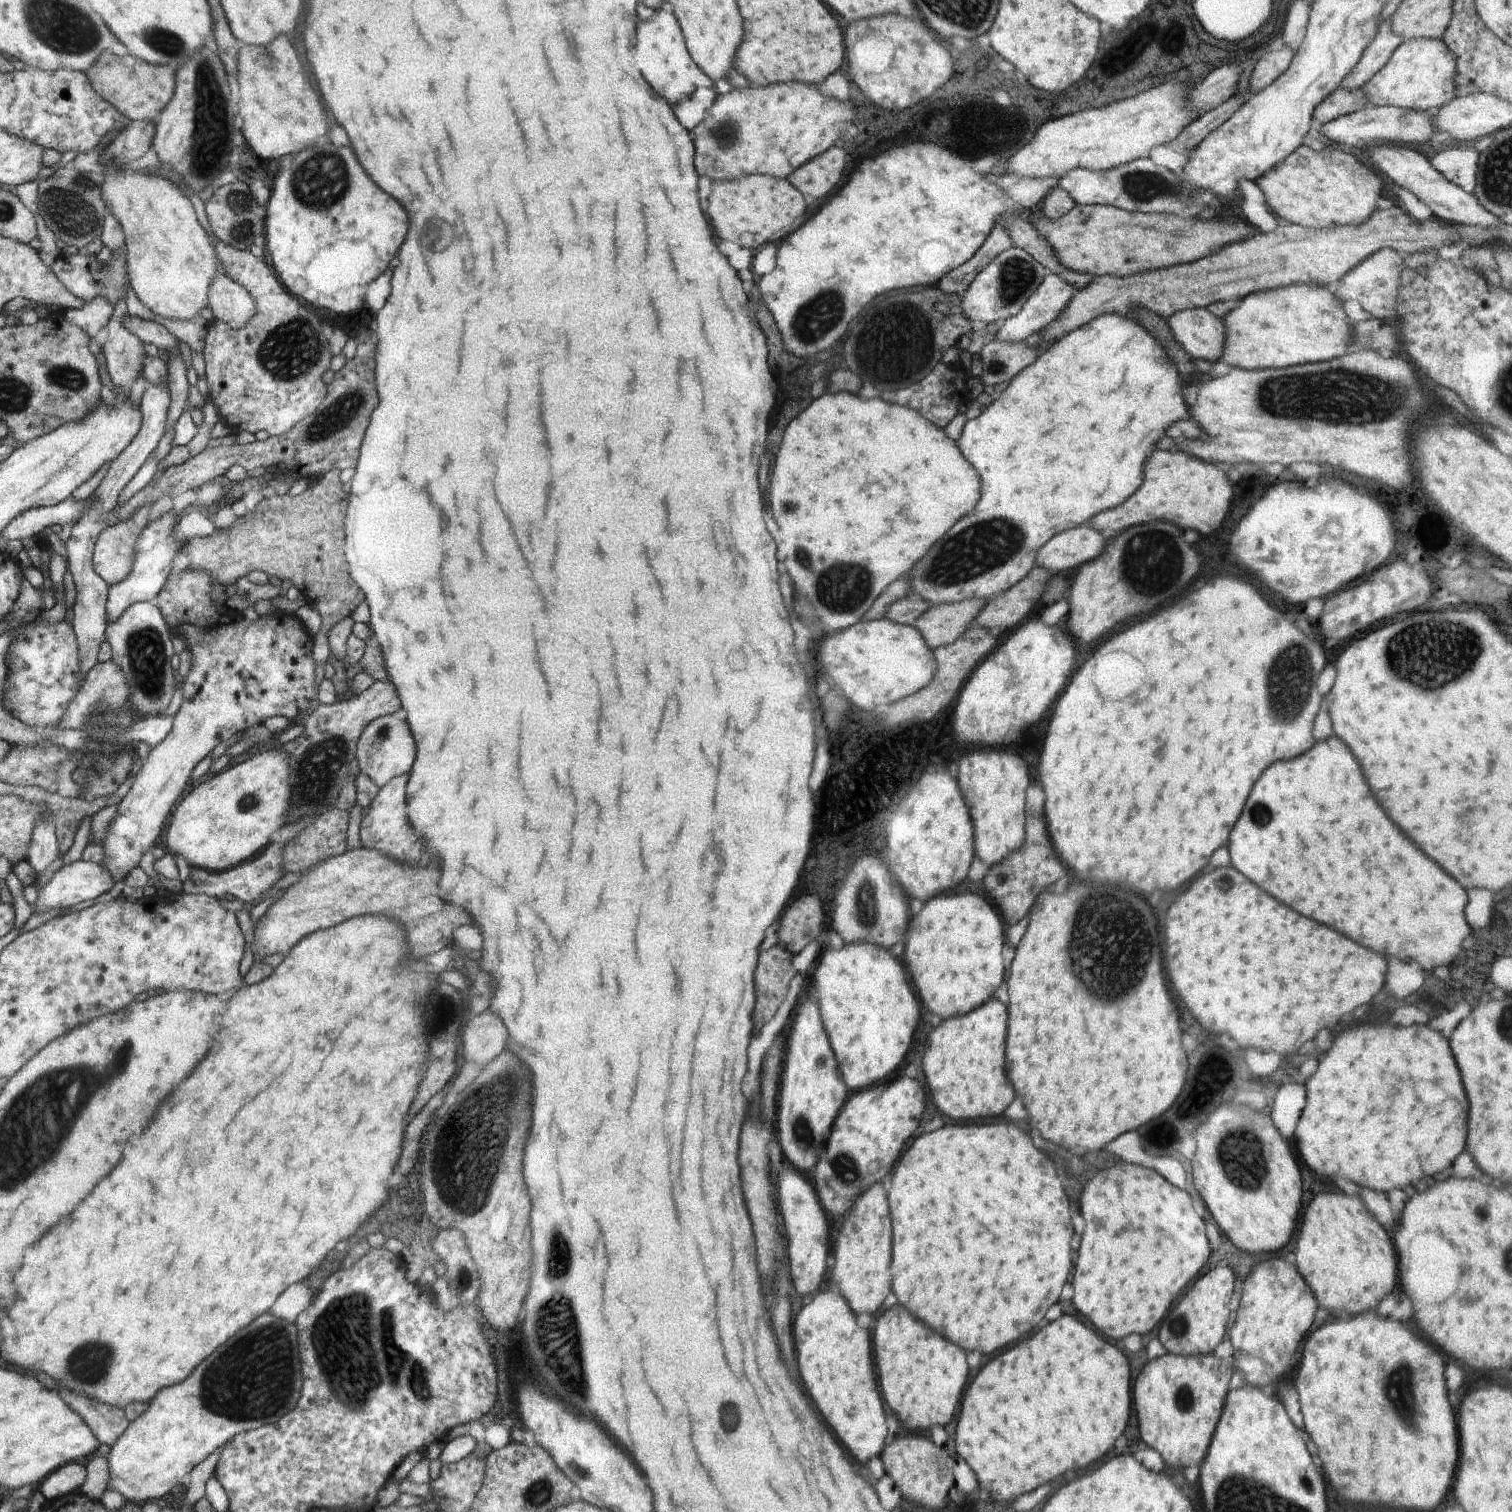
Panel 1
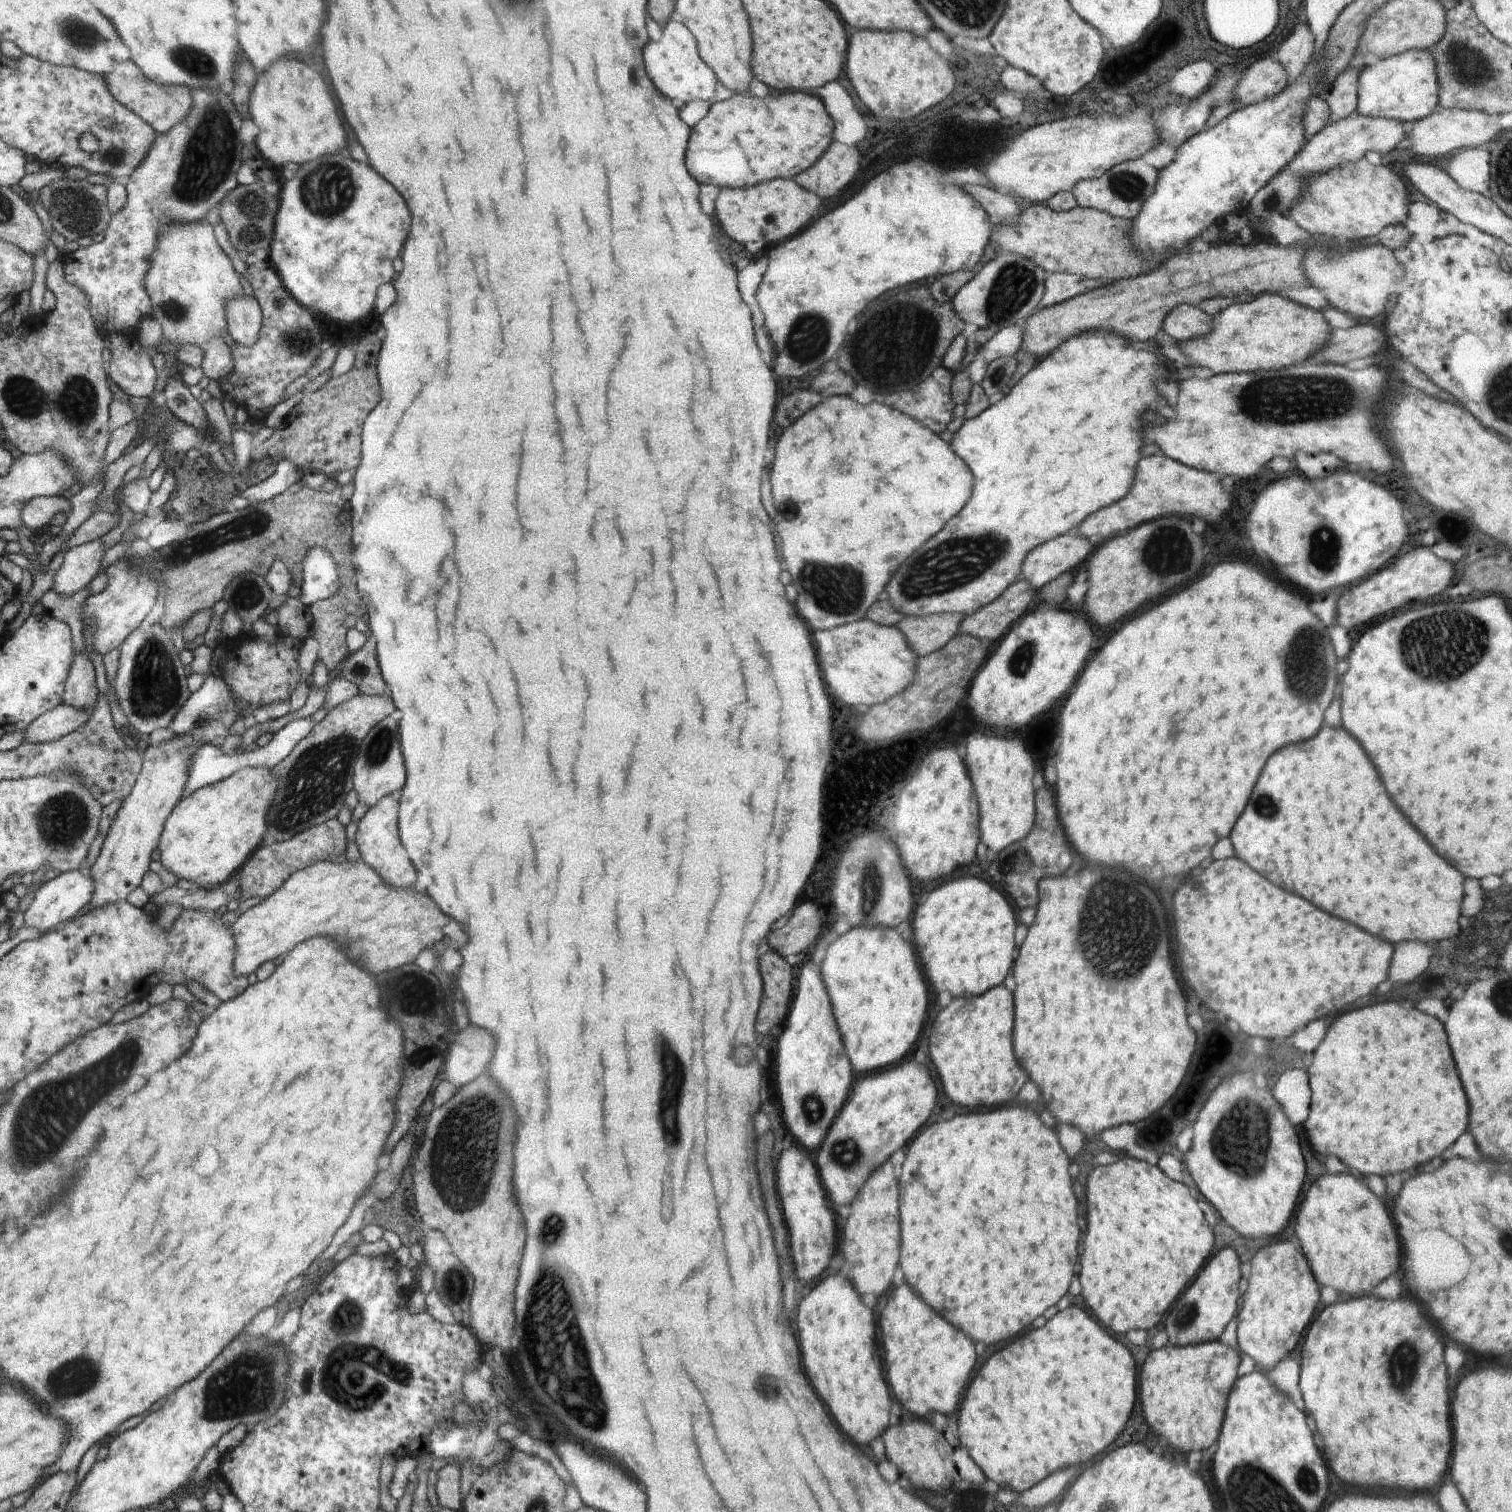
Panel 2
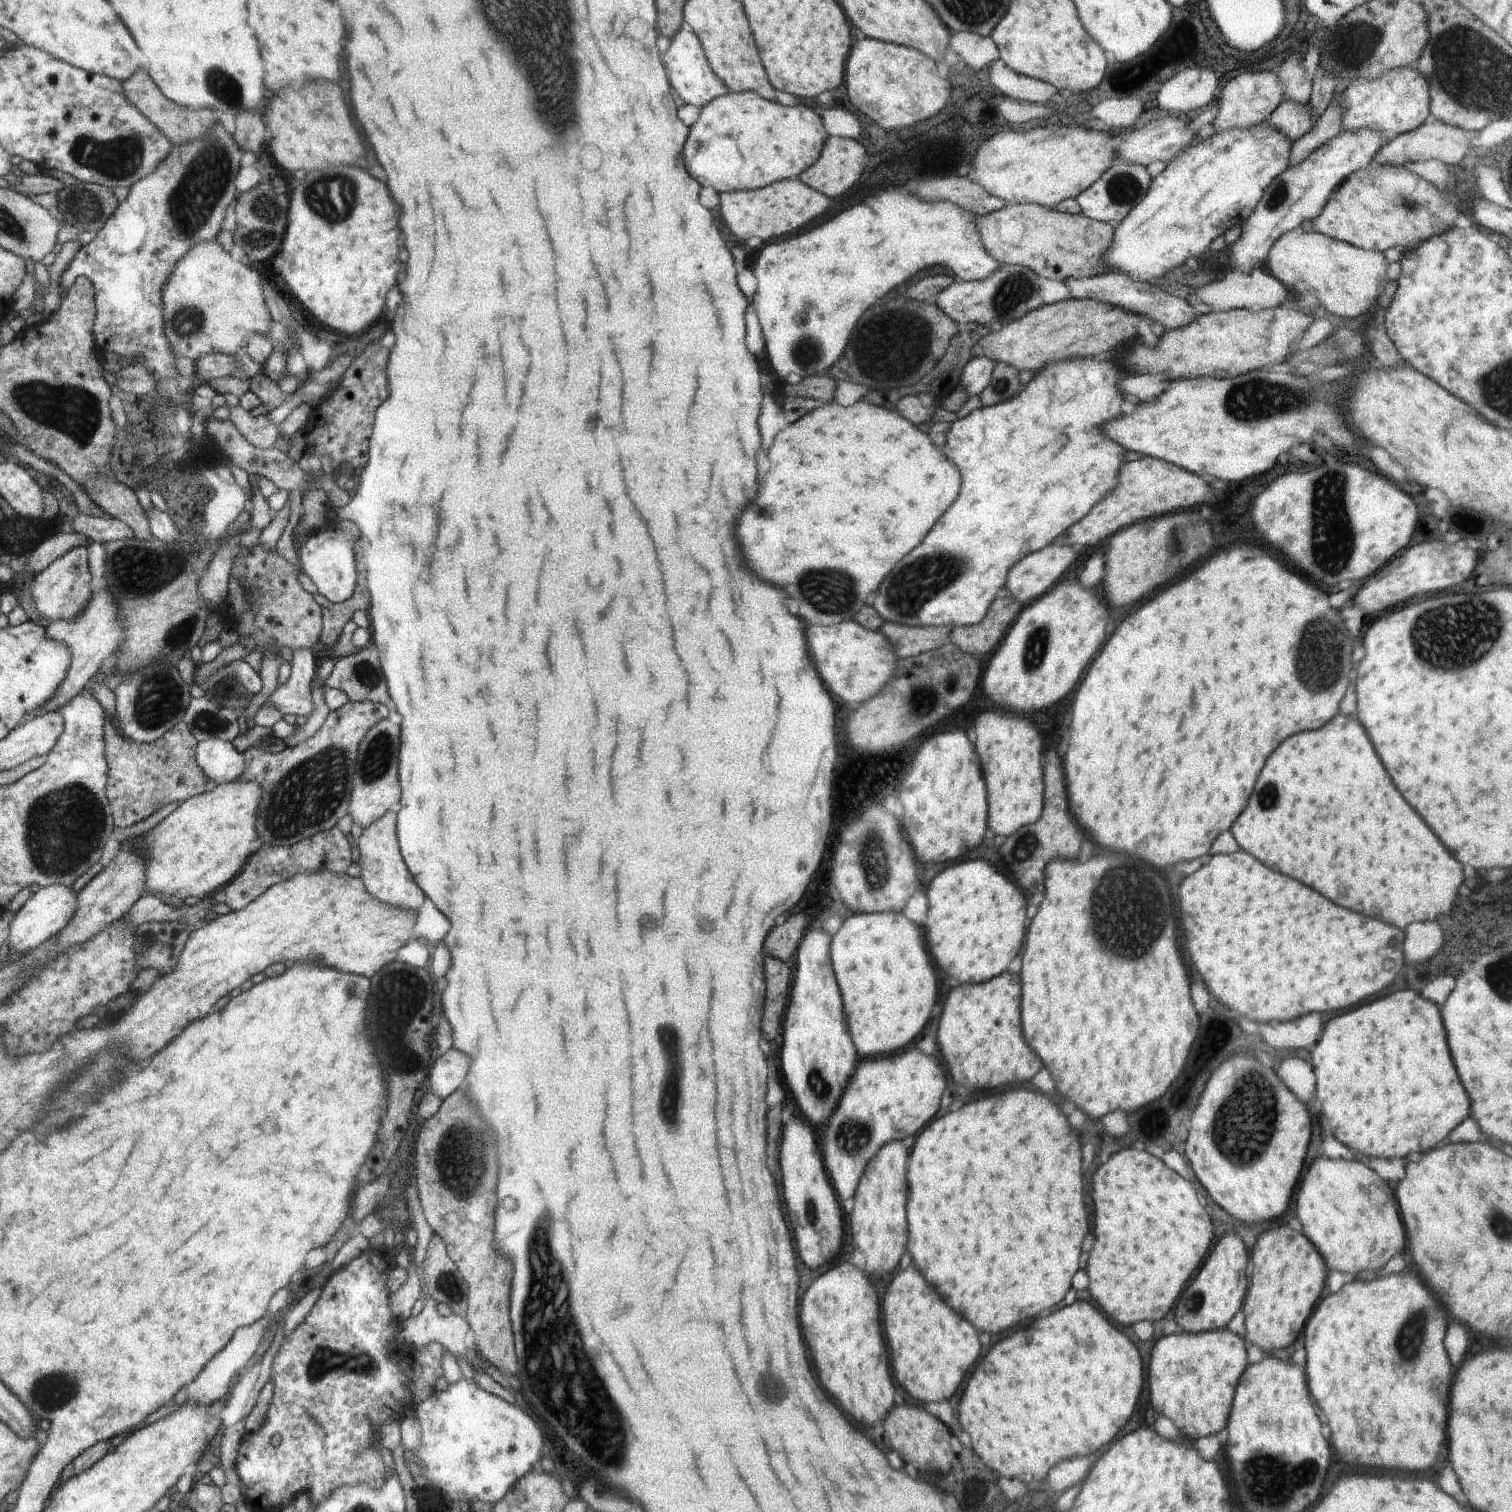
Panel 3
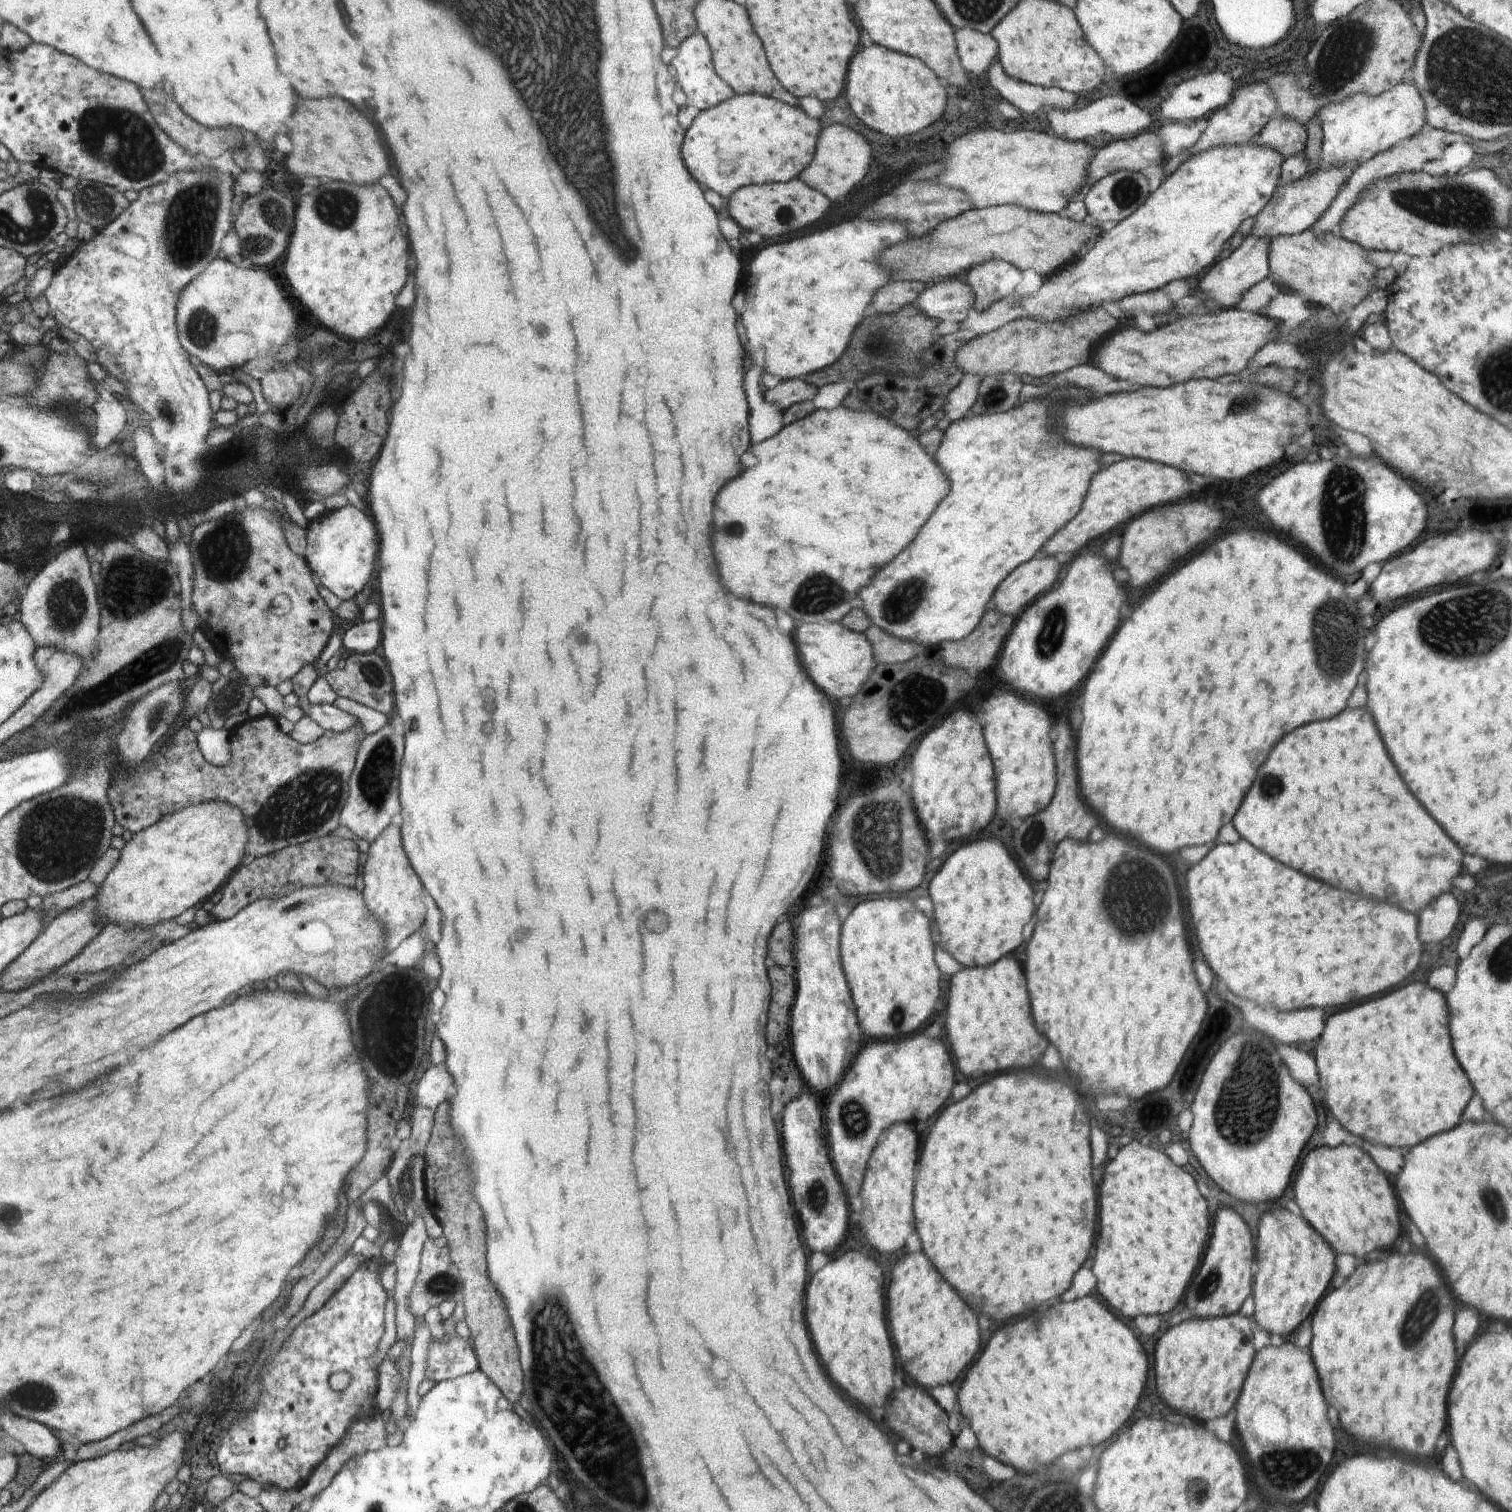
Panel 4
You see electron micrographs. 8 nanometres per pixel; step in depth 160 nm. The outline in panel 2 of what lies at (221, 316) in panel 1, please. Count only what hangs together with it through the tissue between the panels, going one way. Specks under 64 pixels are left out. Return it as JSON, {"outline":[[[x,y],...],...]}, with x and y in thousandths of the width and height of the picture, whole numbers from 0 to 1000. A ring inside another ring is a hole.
{"outline":[[[160,194],[149,198],[149,202],[151,221],[155,227],[166,229],[174,212],[171,200],[168,196]]]}

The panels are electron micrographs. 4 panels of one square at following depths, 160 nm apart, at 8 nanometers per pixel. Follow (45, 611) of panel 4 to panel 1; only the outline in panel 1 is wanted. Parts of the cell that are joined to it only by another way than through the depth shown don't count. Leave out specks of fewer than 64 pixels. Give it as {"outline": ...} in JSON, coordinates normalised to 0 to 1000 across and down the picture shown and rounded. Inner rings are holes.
{"outline":[[[101,333],[95,333],[88,339],[88,341],[83,343],[83,345],[71,348],[65,354],[62,364],[62,376],[72,387],[77,387],[79,384],[82,384],[87,377],[89,377],[89,368],[91,368],[91,359],[94,352],[96,351],[96,348],[99,345],[99,341],[101,335],[102,333]]]}

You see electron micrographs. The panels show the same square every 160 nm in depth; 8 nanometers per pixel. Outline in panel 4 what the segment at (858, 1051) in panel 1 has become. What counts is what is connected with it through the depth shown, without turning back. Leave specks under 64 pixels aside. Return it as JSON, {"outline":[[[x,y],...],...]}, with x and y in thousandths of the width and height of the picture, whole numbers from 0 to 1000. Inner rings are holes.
{"outline":[[[582,593],[582,594],[579,594],[579,595],[569,597],[556,611],[555,625],[557,642],[559,643],[560,648],[562,653],[562,656],[565,664],[565,670],[567,671],[570,683],[573,683],[575,687],[591,687],[591,685],[602,686],[610,682],[610,677],[615,673],[615,671],[616,671],[616,668],[618,668],[618,664],[620,663],[620,659],[622,659],[622,643],[620,639],[619,639],[619,636],[618,636],[618,627],[619,626],[618,624],[620,624],[620,623],[616,623],[614,607],[604,599],[603,595],[599,594],[585,594]]]}

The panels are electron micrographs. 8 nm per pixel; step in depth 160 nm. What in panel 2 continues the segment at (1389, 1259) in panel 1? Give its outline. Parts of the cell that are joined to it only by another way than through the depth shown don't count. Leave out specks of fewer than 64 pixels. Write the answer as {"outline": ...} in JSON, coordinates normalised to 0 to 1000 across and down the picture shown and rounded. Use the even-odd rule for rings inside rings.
{"outline":[[[876,776],[866,784],[857,806],[858,825],[862,829],[870,848],[873,852],[881,851],[889,858],[907,857],[909,851],[926,839],[923,810],[910,790],[899,782],[899,778]]]}

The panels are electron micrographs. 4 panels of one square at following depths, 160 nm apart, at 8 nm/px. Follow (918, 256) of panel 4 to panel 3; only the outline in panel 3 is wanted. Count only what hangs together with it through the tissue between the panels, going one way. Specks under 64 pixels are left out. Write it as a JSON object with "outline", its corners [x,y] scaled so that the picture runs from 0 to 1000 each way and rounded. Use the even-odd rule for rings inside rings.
{"outline":[[[671,134],[666,134],[662,140],[646,143],[646,144],[645,147],[651,164],[661,175],[675,175],[683,179],[688,185],[697,185],[698,186],[704,186],[706,183],[723,183],[733,181],[729,175],[729,170],[736,158],[737,150],[734,147],[722,145],[717,143],[716,140],[708,142],[685,134]]]}

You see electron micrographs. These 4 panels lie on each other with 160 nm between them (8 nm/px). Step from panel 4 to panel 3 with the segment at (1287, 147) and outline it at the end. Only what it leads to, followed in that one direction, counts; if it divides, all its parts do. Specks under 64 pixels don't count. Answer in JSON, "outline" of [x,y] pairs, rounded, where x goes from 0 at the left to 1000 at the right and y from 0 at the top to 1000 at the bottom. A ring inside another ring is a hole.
{"outline":[[[850,65],[839,77],[838,81],[851,89],[852,91],[856,94],[870,83],[870,78],[866,67],[859,68]]]}

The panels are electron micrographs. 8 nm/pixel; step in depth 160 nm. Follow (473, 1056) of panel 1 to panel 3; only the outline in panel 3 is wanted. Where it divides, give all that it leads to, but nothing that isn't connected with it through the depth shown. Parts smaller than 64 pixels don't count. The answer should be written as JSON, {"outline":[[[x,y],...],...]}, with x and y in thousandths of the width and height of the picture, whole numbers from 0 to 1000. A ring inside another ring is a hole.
{"outline":[[[299,693],[290,698],[289,704],[284,710],[283,721],[292,728],[302,720],[307,718],[311,708],[312,700],[310,697]]]}

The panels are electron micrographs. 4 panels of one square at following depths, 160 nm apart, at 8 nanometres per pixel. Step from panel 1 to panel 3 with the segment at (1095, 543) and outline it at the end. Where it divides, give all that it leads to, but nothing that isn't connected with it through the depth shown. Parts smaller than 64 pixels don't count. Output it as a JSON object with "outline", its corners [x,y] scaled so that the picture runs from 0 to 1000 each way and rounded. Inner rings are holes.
{"outline":[[[697,357],[690,362],[684,364],[668,375],[663,392],[668,393],[673,398],[680,399],[688,395],[699,382],[701,382],[705,376],[712,370],[713,363],[702,358]]]}

